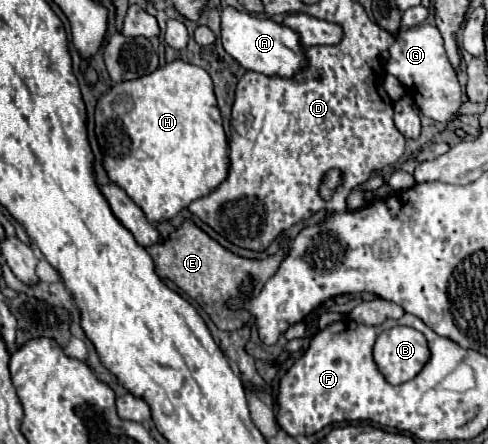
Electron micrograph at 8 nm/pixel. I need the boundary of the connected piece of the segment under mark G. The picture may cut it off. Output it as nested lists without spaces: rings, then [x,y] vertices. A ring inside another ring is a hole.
[[[421,23],[417,27],[401,31],[395,37],[395,43],[389,47],[389,53],[391,57],[387,61],[387,71],[401,81],[407,95],[411,95],[411,99],[425,117],[431,117],[439,123],[447,123],[451,117],[455,117],[457,109],[461,107],[463,93],[457,75],[447,61],[443,37],[439,29],[435,29],[435,25]]]

